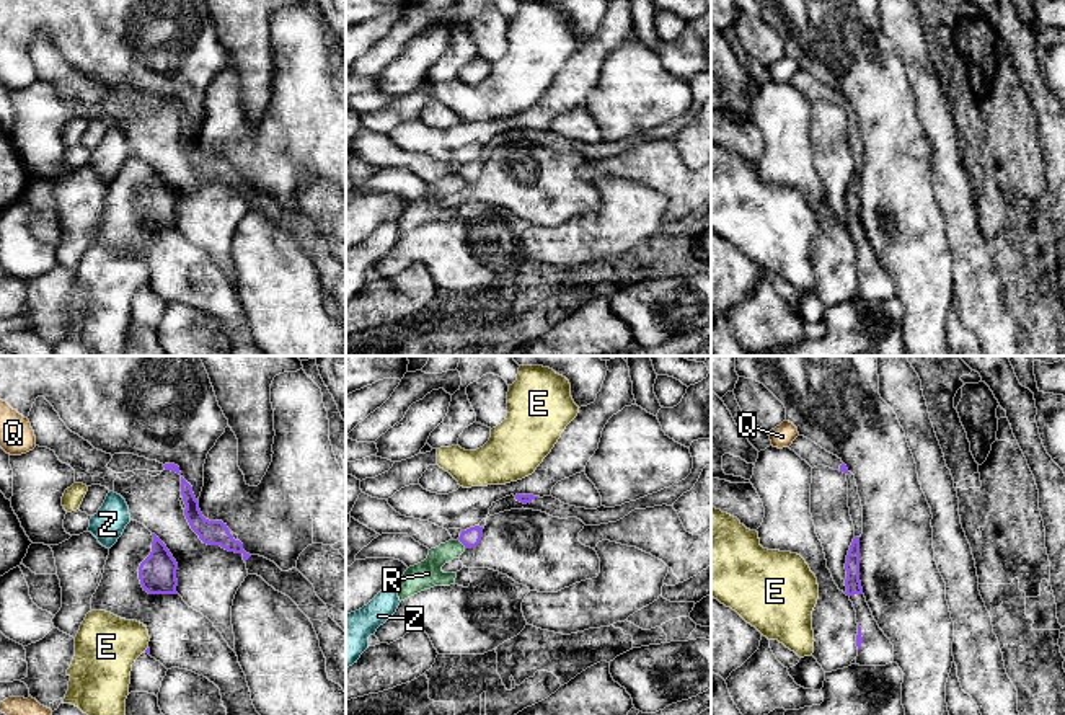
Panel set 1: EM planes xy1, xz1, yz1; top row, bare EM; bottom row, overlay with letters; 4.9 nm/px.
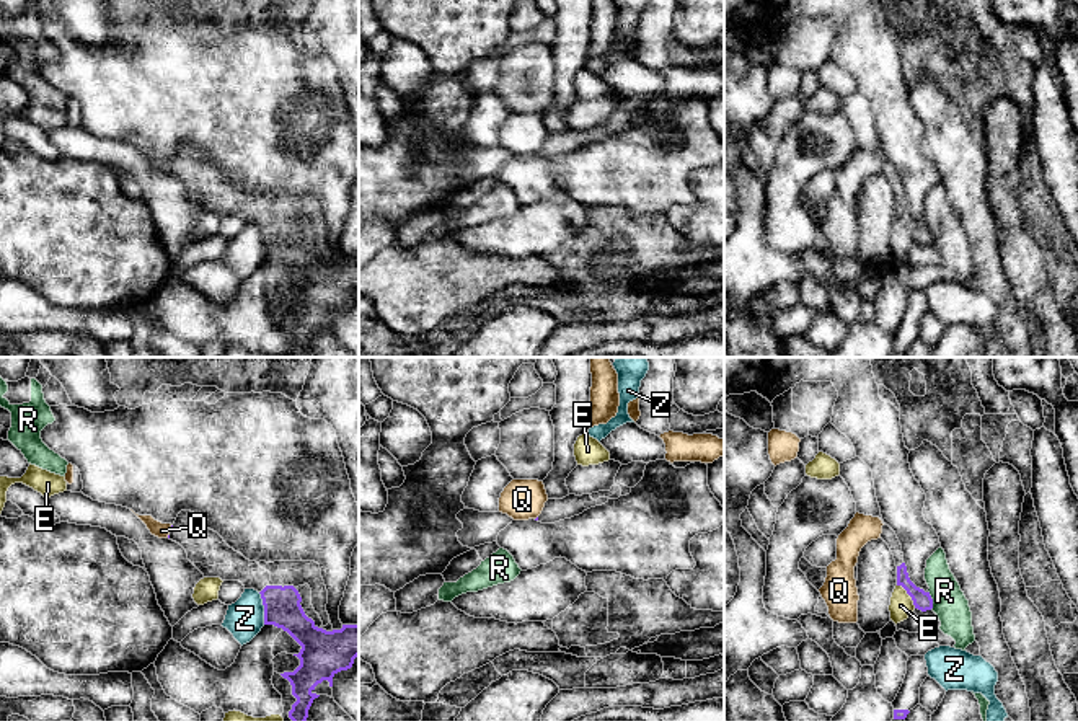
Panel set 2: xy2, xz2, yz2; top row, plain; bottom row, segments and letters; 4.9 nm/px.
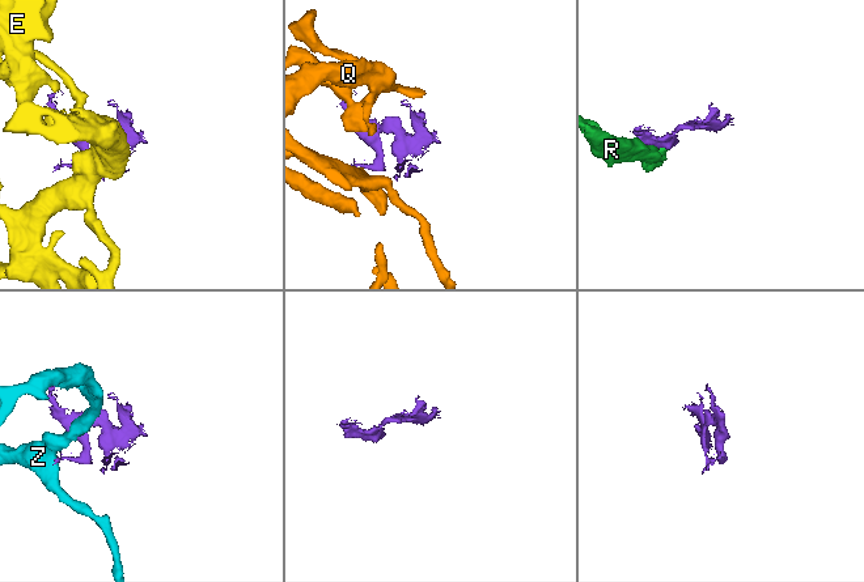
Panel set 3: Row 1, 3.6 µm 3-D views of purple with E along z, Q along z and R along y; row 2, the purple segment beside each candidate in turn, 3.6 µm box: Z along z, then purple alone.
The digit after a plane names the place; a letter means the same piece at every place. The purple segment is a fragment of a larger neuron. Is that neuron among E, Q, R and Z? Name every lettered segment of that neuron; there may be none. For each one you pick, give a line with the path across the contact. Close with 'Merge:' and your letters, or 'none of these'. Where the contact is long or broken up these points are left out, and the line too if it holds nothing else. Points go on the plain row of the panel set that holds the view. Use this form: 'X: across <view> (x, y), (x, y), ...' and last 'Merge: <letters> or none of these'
Merge: none of these

